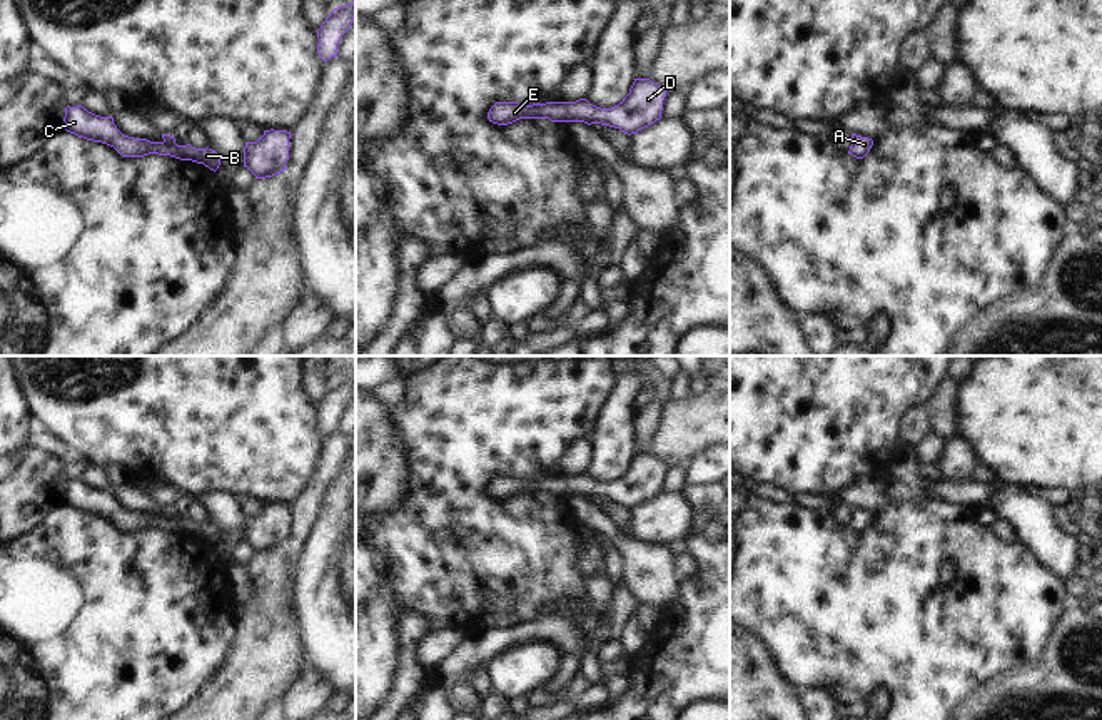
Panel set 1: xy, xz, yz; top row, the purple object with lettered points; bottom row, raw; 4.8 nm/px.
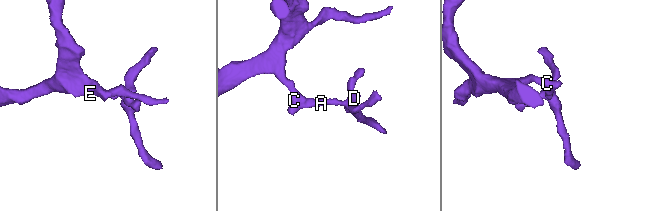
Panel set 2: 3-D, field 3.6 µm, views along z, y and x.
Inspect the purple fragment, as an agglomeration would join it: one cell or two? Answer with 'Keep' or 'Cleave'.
Keep

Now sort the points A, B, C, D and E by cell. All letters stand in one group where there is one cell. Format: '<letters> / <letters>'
A B C D E

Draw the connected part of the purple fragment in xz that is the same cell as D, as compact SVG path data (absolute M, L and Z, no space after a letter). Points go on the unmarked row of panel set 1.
M634 453L629 468L614 481L601 483L586 473L576 476L546 476L523 479L518 476L496 476L488 493L508 499L519 493L549 493L551 496L584 496L609 499L631 510L661 493L666 464L650 453Z

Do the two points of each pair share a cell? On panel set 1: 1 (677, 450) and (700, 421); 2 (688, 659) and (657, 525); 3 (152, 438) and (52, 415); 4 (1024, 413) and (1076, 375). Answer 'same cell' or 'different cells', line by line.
1: same cell
2: different cells
3: same cell
4: same cell

